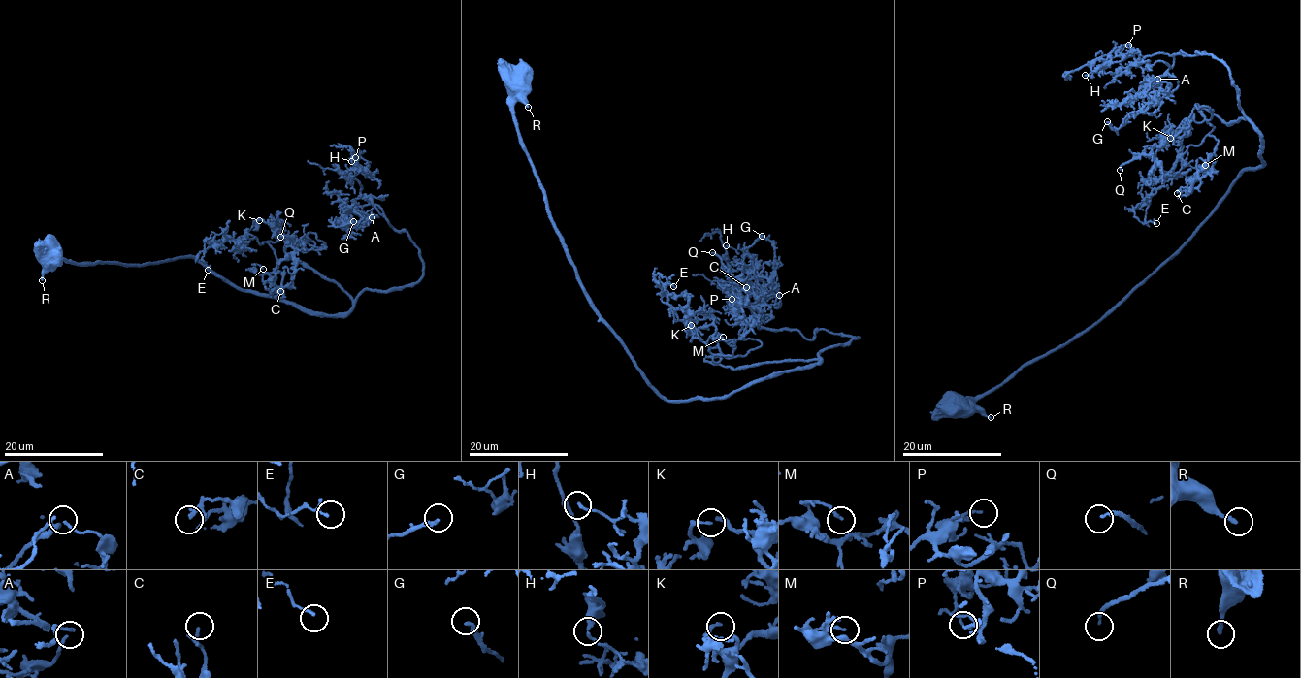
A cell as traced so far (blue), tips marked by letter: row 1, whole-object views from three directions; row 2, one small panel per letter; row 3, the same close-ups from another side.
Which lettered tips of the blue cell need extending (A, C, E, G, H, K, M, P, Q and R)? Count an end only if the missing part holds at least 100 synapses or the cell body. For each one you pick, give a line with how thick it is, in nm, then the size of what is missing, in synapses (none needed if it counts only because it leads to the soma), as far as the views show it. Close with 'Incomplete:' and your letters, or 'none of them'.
K: Thickness 180 nm. Roughly 170 synapses
Incomplete: K

